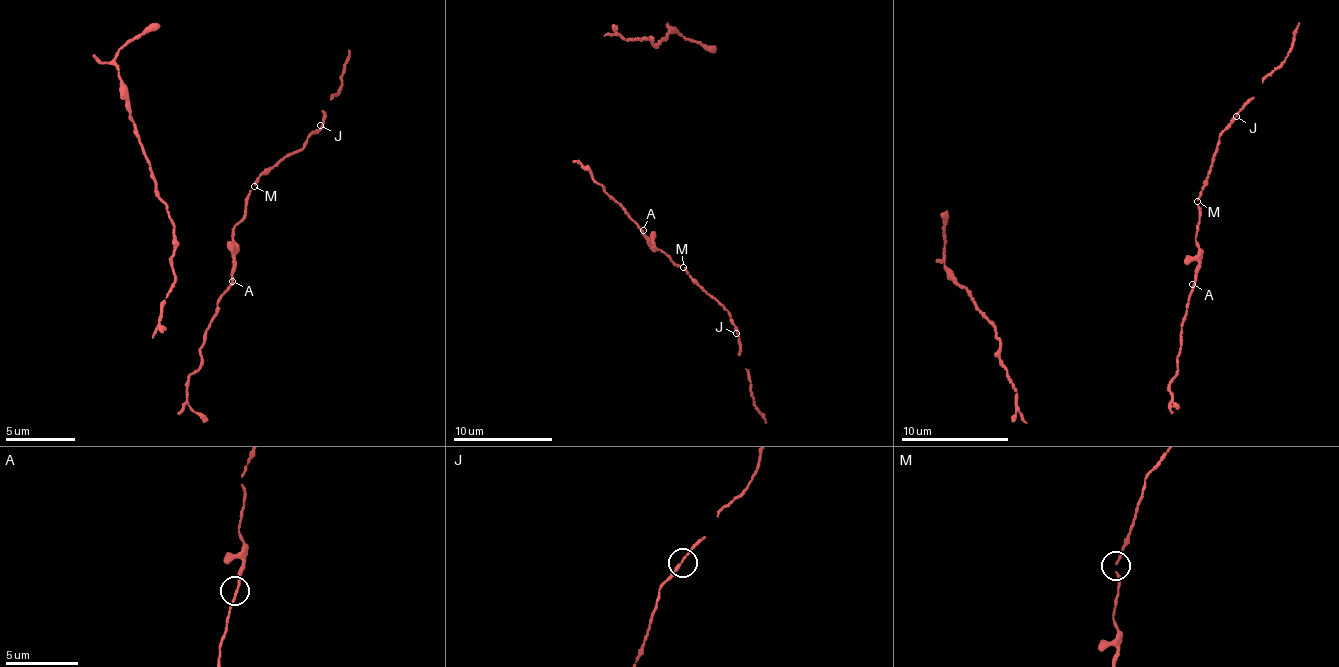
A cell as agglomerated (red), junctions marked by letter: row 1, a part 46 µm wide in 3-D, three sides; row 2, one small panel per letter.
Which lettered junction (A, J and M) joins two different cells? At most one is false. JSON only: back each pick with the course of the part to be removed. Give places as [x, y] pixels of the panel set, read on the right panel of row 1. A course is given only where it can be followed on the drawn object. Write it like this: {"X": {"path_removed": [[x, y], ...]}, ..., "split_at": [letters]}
{"split_at": []}

